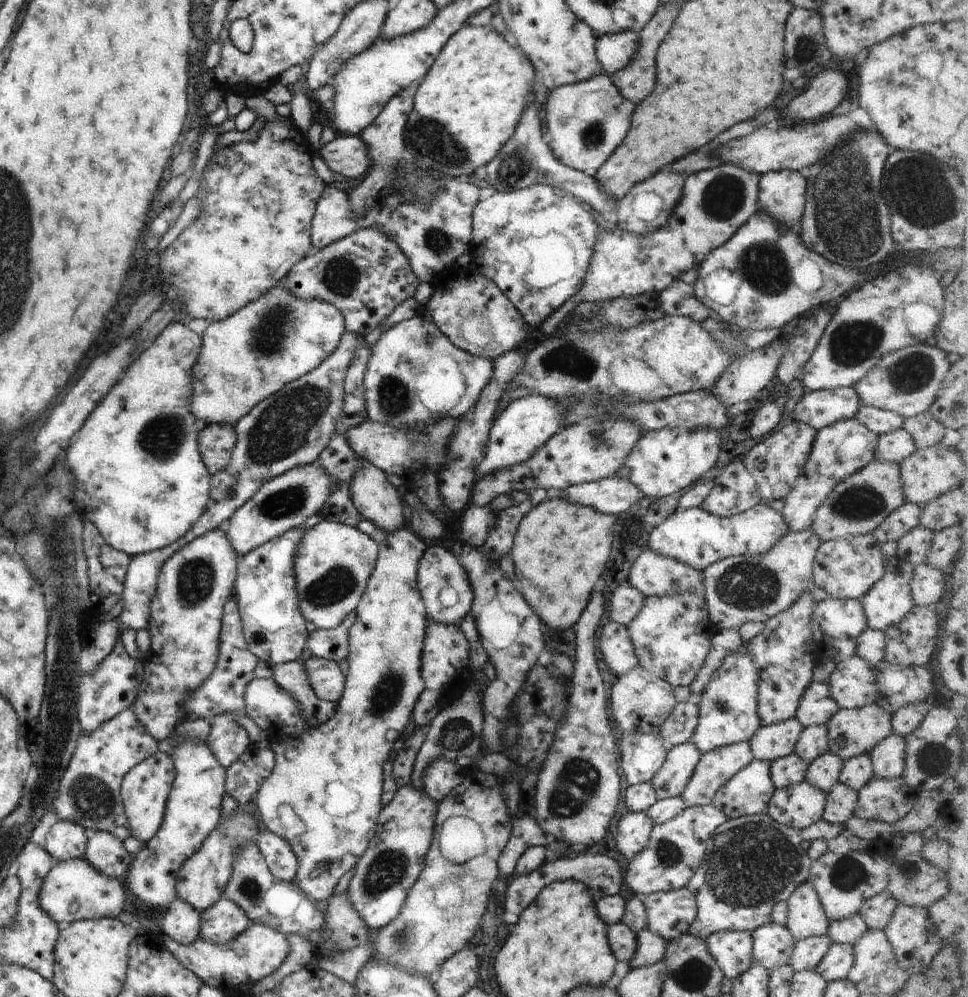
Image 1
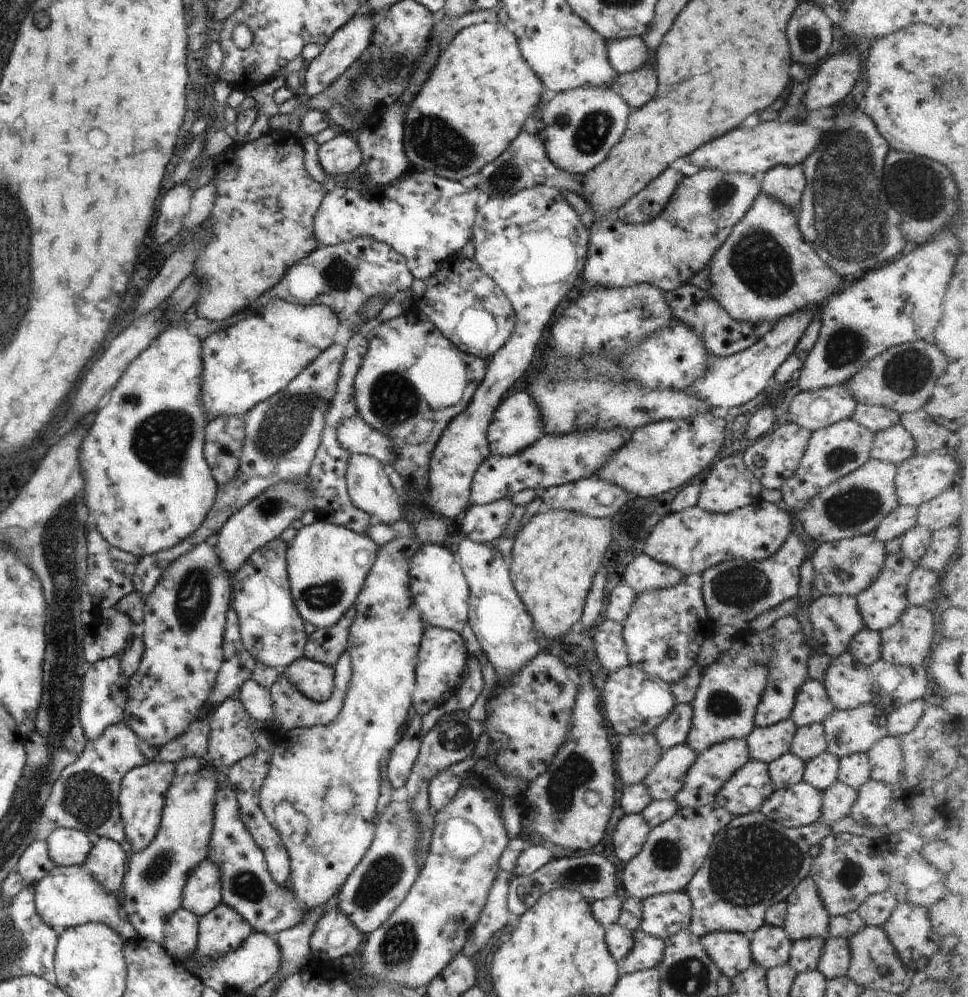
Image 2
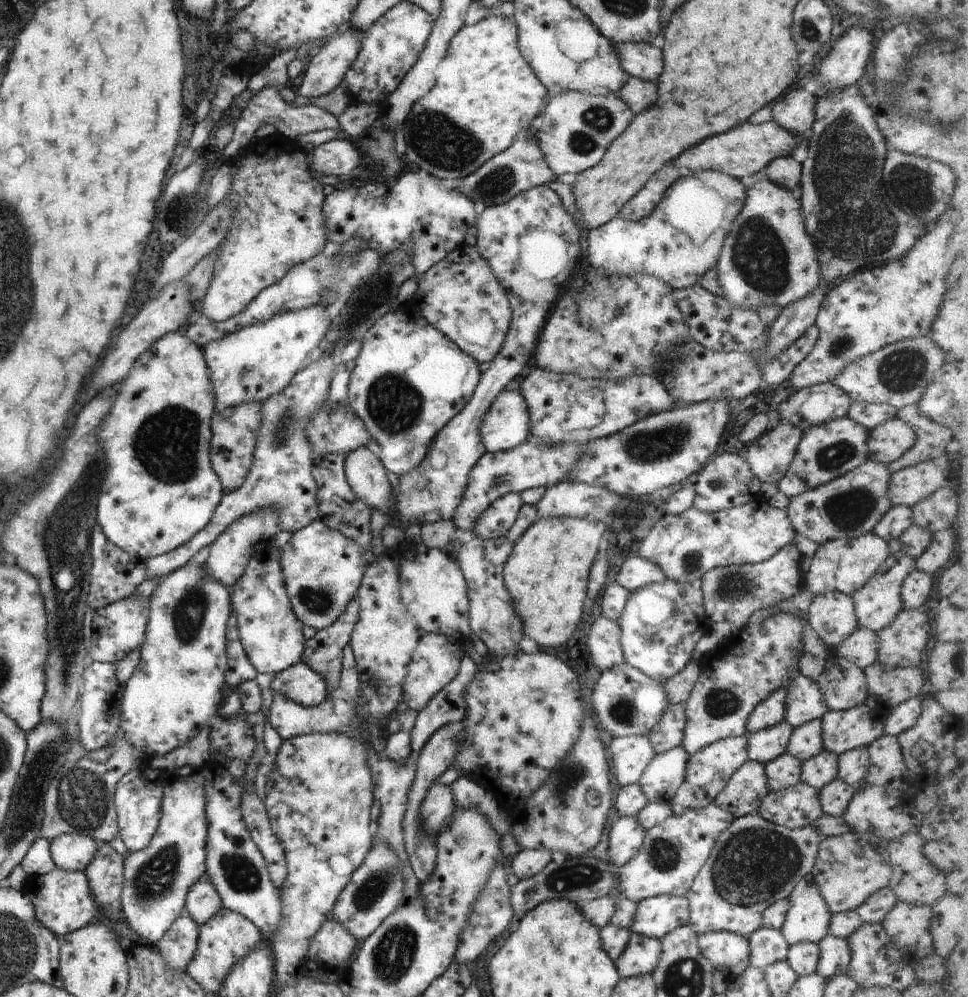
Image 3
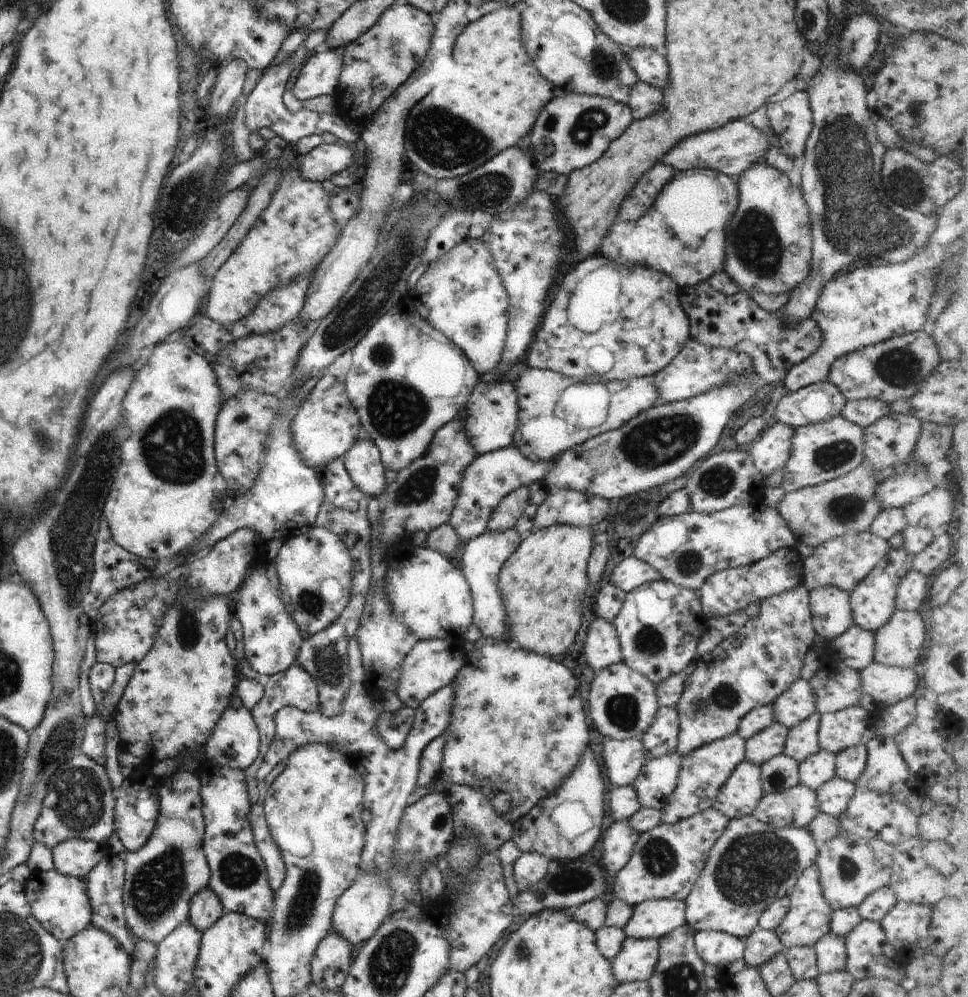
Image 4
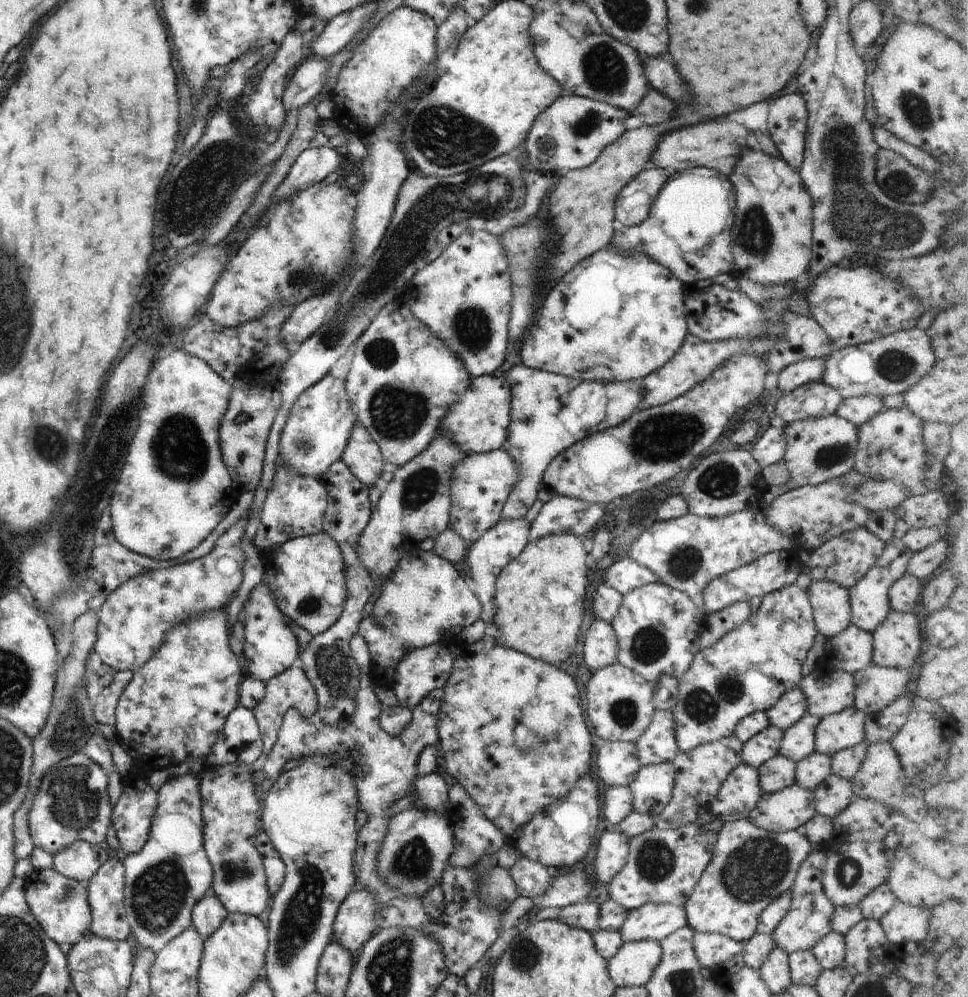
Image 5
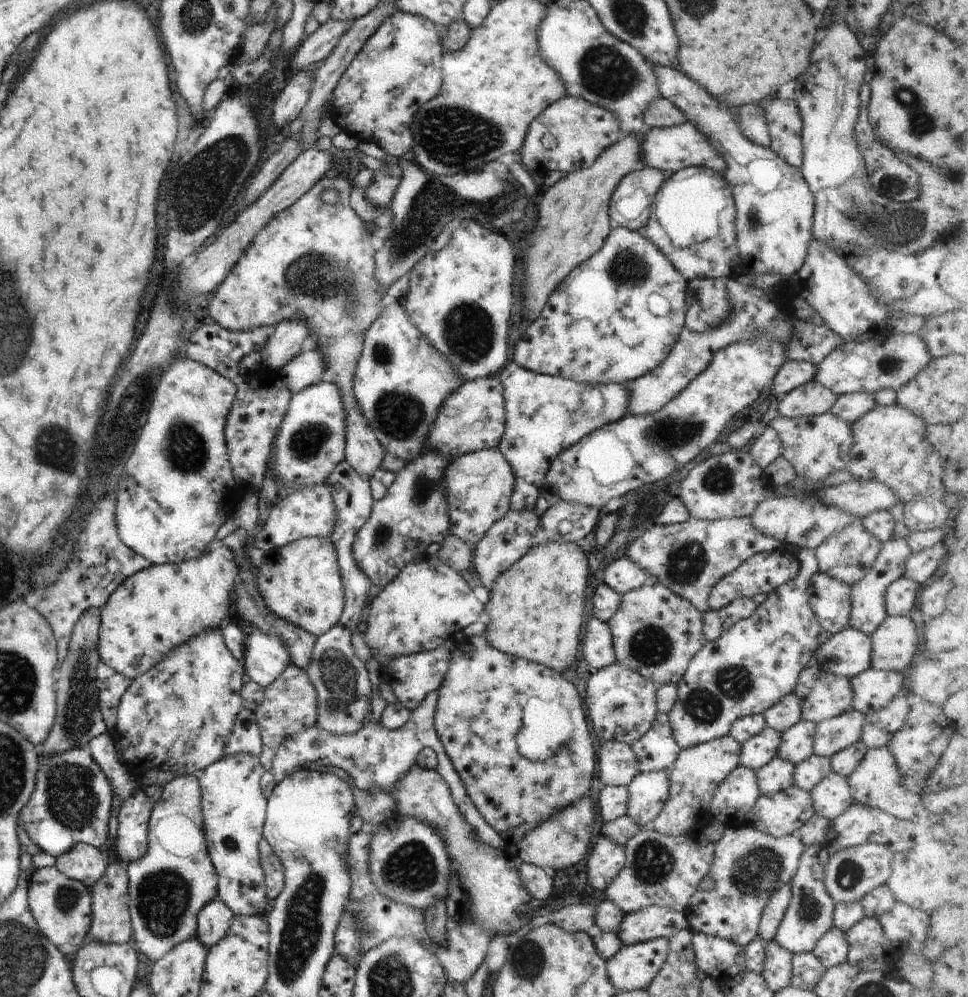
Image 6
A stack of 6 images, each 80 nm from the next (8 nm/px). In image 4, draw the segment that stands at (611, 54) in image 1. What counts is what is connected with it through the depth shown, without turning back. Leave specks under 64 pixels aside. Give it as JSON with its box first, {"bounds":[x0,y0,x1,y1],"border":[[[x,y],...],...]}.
{"bounds":[624,48,668,91],"border":[[[625,48],[624,54],[639,81],[655,86],[661,91],[668,88],[668,64],[662,50]]]}

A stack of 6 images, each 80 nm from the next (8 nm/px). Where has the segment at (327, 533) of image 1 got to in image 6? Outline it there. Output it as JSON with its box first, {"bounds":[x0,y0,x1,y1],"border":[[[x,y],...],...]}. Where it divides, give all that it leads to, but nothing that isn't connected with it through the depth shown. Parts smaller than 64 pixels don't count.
{"bounds":[257,538,343,637],"border":[[[301,538],[287,546],[271,549],[267,558],[257,588],[270,620],[276,615],[317,637],[326,634],[340,620],[343,611],[343,582],[332,541]]]}

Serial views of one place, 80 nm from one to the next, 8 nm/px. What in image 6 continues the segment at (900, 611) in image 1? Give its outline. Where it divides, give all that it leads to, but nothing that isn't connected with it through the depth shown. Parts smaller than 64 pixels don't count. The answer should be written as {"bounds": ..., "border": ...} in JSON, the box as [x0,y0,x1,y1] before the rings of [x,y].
{"bounds":[849,538,913,636],"border":[[[892,538],[883,543],[870,572],[851,586],[851,615],[849,624],[853,629],[870,636],[888,616],[885,605],[886,589],[903,576],[906,560],[913,552],[905,538]]]}

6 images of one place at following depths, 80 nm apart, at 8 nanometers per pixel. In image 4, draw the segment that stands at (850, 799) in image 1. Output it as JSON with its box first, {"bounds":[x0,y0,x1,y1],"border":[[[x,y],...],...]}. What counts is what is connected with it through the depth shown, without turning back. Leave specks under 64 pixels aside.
{"bounds":[816,775,857,817],"border":[[[834,775],[830,780],[818,787],[816,796],[818,808],[822,813],[836,817],[846,812],[848,801],[854,796],[857,786]]]}

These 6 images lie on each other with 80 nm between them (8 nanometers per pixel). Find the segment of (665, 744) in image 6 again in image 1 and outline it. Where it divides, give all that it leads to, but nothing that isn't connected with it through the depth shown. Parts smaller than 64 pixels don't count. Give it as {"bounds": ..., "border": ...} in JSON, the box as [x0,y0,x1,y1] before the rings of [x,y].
{"bounds":[659,700,699,750],"border":[[[696,700],[678,703],[674,706],[670,717],[666,718],[659,733],[668,750],[690,741],[698,725],[698,718],[699,709],[696,706]]]}

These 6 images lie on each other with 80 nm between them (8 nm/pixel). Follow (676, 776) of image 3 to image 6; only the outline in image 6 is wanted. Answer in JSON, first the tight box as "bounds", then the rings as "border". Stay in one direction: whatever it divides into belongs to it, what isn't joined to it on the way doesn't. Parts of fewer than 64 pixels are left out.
{"bounds":[626,771,669,828],"border":[[[666,771],[638,773],[627,786],[629,799],[626,816],[634,819],[642,828],[662,812],[669,797],[669,778]]]}

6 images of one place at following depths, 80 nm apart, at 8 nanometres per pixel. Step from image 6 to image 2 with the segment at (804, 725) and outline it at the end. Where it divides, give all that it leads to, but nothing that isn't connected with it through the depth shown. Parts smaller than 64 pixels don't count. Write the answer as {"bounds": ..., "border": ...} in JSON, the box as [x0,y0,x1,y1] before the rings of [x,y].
{"bounds":[790,724,827,763],"border":[[[810,724],[798,727],[792,740],[790,753],[800,758],[804,763],[827,751],[825,731],[821,724]]]}

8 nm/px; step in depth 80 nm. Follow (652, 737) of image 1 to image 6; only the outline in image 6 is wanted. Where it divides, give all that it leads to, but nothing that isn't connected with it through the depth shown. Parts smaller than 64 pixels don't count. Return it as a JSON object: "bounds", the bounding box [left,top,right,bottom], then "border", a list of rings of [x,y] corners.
{"bounds":[596,741,641,787],"border":[[[604,741],[598,746],[596,753],[599,778],[605,785],[627,787],[641,772],[629,743]]]}

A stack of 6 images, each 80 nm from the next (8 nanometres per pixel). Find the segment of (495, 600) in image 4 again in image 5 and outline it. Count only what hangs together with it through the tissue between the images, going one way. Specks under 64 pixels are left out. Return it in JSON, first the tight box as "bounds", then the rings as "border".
{"bounds":[467,517,531,623],"border":[[[524,517],[517,519],[502,519],[498,521],[492,528],[489,528],[484,534],[473,542],[468,544],[467,562],[470,568],[471,582],[476,584],[478,590],[478,598],[481,602],[481,620],[493,623],[495,615],[495,590],[496,579],[500,571],[526,548],[530,542],[529,530],[531,523]]]}

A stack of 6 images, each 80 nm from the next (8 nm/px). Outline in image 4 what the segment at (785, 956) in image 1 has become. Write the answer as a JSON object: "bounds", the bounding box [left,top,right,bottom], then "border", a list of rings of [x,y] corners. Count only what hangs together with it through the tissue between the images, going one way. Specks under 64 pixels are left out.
{"bounds":[743,928,784,969],"border":[[[757,928],[749,937],[743,938],[744,958],[748,966],[759,969],[775,954],[784,953],[782,941],[778,935],[768,929]]]}

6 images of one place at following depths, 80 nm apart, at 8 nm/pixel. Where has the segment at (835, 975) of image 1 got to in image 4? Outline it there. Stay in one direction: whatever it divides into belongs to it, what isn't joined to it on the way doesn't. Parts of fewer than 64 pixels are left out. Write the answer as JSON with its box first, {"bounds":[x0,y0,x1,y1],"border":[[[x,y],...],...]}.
{"bounds":[813,932,847,974],"border":[[[832,932],[818,939],[813,946],[820,974],[844,971],[847,965],[845,938]]]}

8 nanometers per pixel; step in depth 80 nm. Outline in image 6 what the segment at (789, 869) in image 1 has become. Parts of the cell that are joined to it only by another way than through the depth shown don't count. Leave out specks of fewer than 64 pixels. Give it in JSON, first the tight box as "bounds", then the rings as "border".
{"bounds":[685,822,805,947],"border":[[[746,822],[725,825],[723,836],[715,842],[714,858],[709,866],[709,876],[714,881],[714,888],[710,891],[697,890],[690,899],[685,910],[689,928],[694,933],[720,937],[745,947],[750,941],[758,938],[759,922],[768,899],[793,879],[805,848],[802,841],[793,834],[775,837],[756,830]]]}

